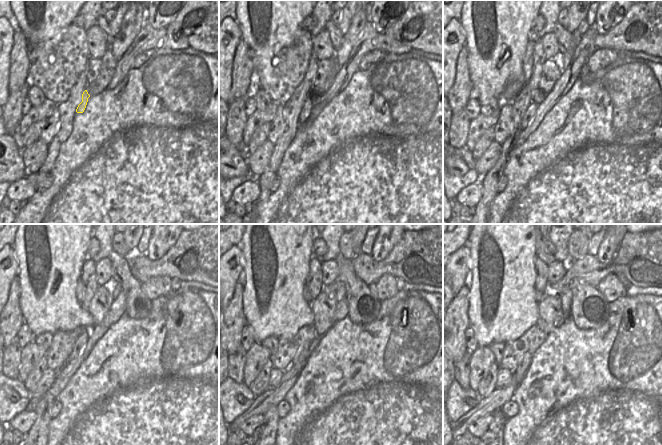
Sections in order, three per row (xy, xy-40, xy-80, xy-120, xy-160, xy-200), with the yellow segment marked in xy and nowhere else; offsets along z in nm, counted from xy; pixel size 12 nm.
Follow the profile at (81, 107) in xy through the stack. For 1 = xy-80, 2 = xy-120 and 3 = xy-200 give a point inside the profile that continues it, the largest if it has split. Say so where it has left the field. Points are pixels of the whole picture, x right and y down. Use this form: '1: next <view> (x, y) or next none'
1: next xy-80 (529, 114)
2: next xy-120 (81, 341)
3: next xy-200 (517, 374)

